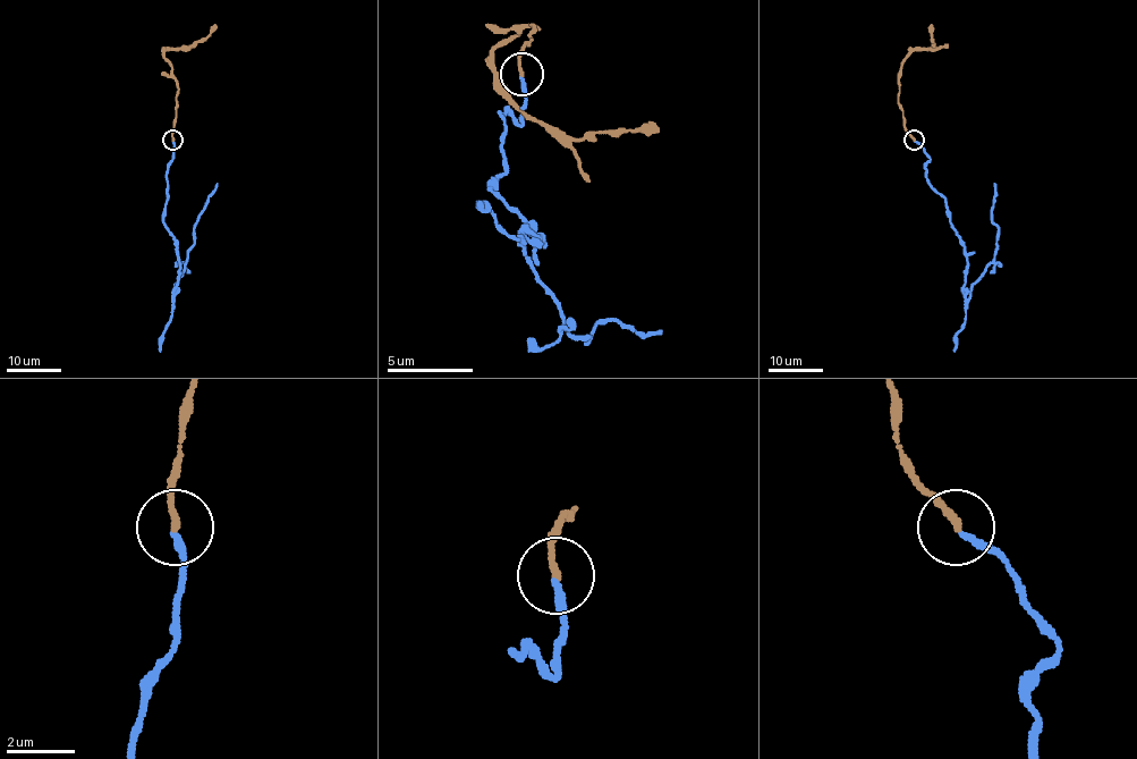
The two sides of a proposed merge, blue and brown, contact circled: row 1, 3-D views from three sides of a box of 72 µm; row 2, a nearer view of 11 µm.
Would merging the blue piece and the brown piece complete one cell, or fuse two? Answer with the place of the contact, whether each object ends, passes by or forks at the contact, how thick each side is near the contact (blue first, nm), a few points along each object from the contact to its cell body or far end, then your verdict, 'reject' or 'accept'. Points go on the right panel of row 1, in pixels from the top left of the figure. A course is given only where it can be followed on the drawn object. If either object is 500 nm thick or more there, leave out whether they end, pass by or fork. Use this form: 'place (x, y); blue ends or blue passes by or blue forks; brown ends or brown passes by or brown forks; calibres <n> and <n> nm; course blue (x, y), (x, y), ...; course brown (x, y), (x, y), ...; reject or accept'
place (914, 140); blue ends; brown ends; calibres 220 and 200 nm; course blue (915, 140), (930, 159), (926, 182), (944, 199), (967, 261), (964, 288), (967, 298), (994, 256), (995, 184); course brown (914, 140), (904, 125), (898, 103), (898, 81), (901, 62), (910, 52), (933, 47), (930, 25); accept

